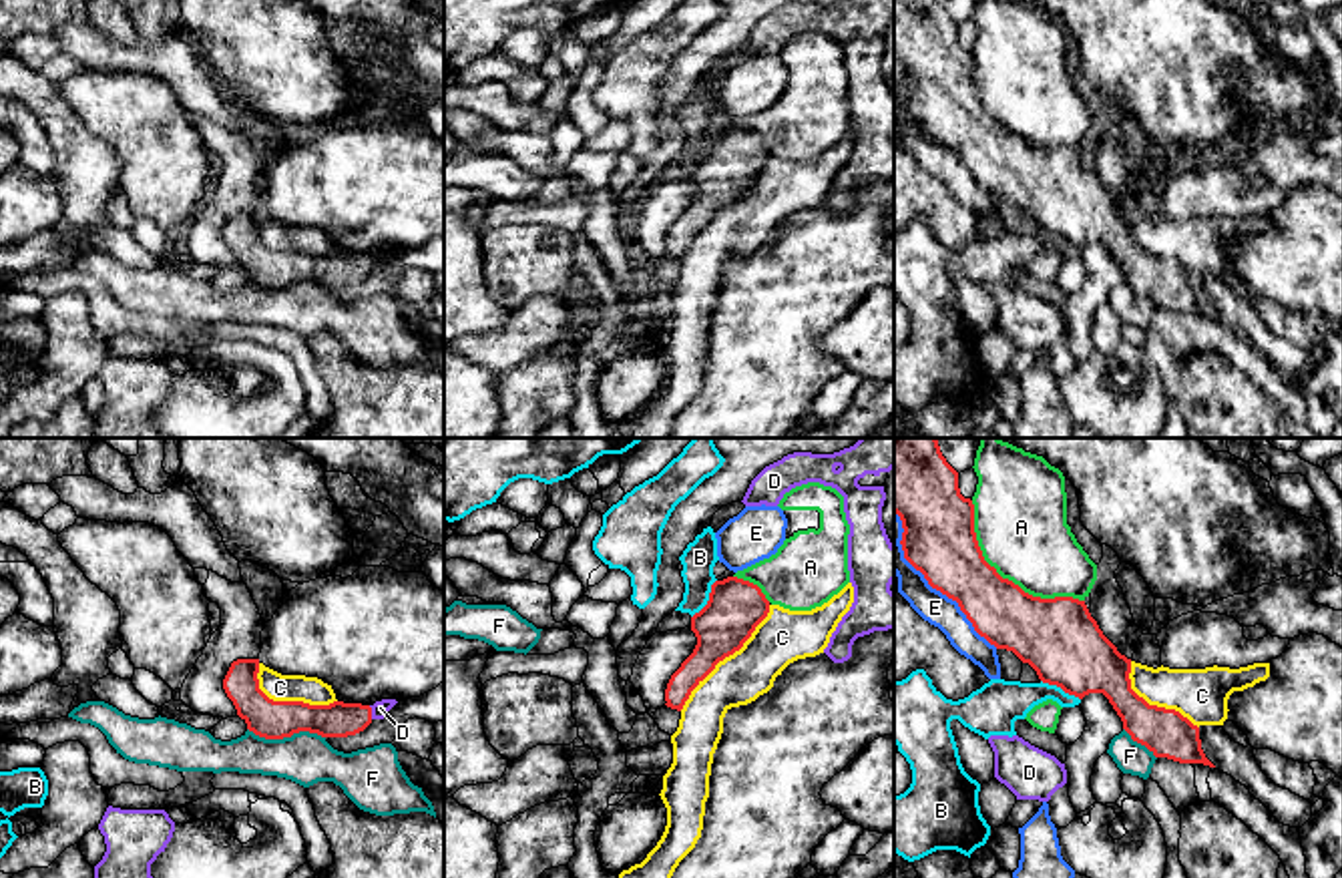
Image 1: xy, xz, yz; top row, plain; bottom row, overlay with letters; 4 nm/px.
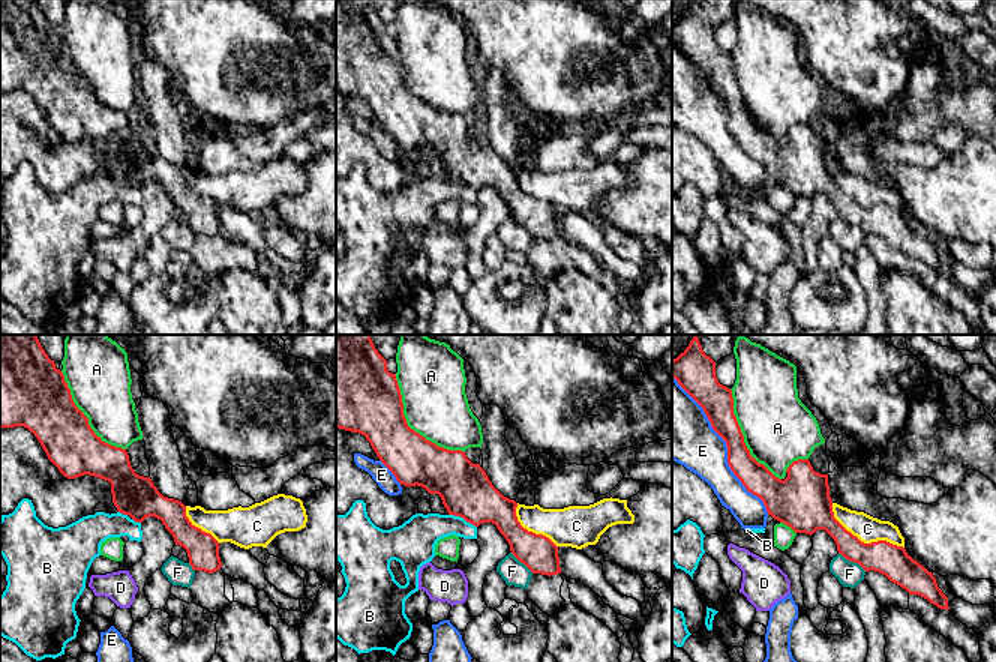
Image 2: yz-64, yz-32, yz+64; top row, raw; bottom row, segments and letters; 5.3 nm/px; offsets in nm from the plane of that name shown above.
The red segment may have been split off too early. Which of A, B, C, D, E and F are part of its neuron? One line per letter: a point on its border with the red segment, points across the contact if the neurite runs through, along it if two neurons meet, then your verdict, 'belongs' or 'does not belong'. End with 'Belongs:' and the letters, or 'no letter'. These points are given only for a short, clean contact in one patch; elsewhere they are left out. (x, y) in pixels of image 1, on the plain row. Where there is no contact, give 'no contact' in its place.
A: contact yz (1005, 129); does not belong
B: contact xz (710, 149); does not belong
C: contact xz (726, 205); does not belong
D: contact xy (370, 262); border xy (368, 256), (372, 268); does not belong
E: contact yz (931, 135); does not belong
F: contact xy (286, 286); does not belong
Belongs: no letter

